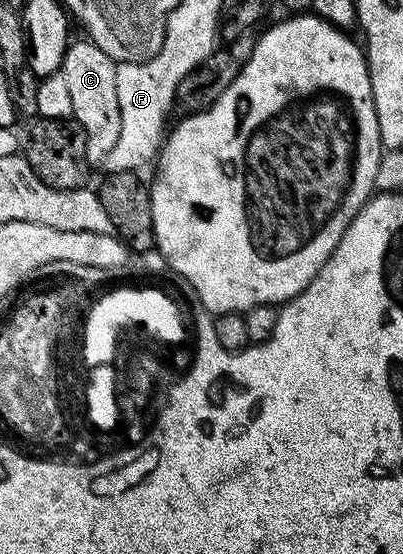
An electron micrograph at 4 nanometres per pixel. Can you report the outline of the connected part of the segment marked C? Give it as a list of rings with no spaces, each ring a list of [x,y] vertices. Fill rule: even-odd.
[[[88,39],[74,40],[65,53],[60,73],[67,75],[67,91],[71,94],[72,120],[78,121],[87,135],[87,159],[104,162],[119,139],[119,91],[115,91],[117,65],[98,45]]]

